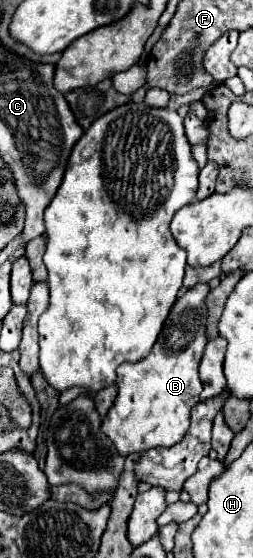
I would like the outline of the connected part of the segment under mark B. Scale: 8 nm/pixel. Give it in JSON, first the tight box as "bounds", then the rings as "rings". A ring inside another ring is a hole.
{"bounds":[102,283,210,455],"rings":[[[198,283],[188,289],[174,303],[150,355],[138,363],[122,363],[118,367],[118,397],[108,415],[102,419],[102,431],[114,441],[118,453],[130,455],[152,447],[170,447],[186,435],[190,411],[202,393],[198,361],[208,343],[206,293],[210,293],[206,283]]]}

